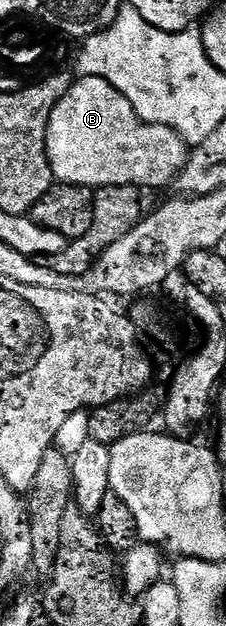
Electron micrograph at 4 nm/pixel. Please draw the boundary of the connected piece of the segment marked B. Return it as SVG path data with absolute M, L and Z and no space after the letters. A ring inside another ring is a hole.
M83 78L71 81L68 92L52 108L46 133L46 155L55 179L68 186L166 186L175 181L186 167L188 144L172 128L164 124L141 122L128 100L108 80Z

